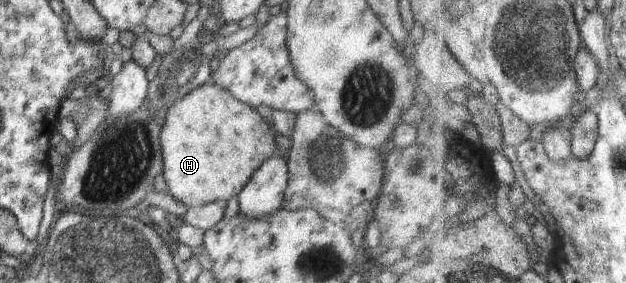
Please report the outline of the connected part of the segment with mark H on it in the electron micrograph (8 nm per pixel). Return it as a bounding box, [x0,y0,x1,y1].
[161,82,279,207]

